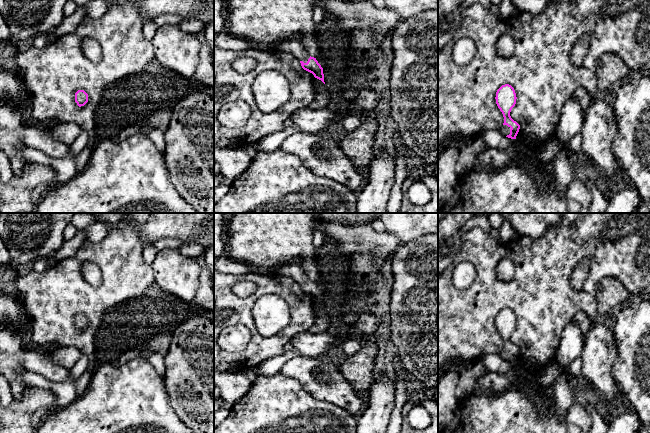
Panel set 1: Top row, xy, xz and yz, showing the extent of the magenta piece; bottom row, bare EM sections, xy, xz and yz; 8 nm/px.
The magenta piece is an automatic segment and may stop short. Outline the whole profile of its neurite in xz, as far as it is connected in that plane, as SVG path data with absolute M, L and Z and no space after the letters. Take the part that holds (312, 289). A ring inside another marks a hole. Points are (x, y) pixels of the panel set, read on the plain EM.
M284 264L276 269L276 272L283 276L288 276L295 280L301 287L304 294L312 297L315 302L321 304L324 308L323 292L316 282L311 281L302 268L297 264Z

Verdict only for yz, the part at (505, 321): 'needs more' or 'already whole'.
needs more

